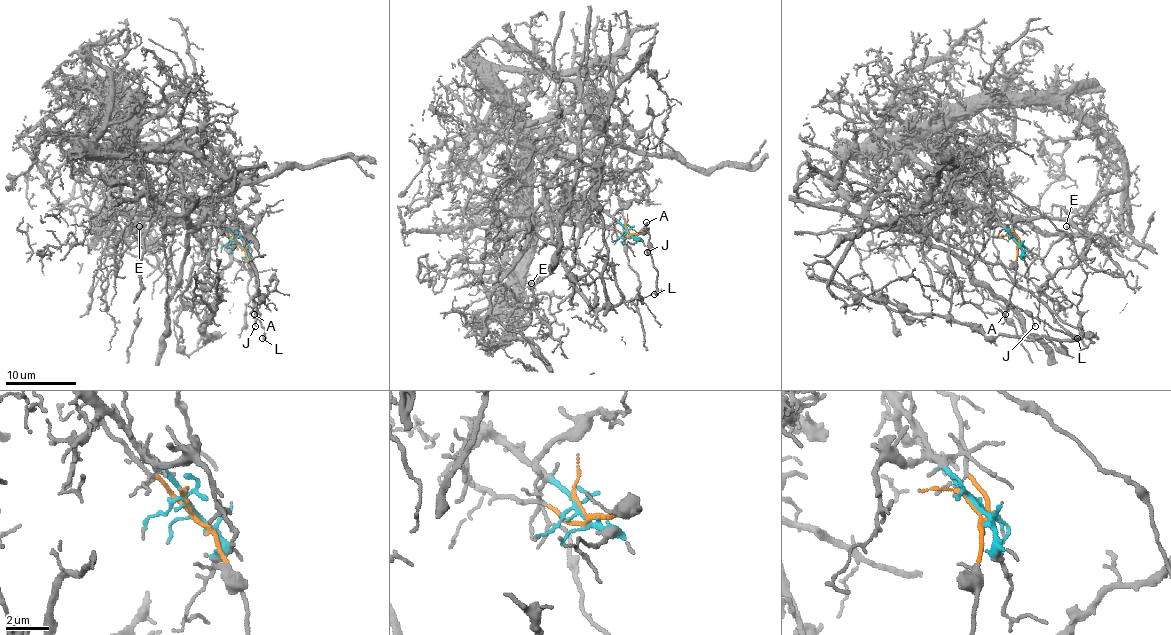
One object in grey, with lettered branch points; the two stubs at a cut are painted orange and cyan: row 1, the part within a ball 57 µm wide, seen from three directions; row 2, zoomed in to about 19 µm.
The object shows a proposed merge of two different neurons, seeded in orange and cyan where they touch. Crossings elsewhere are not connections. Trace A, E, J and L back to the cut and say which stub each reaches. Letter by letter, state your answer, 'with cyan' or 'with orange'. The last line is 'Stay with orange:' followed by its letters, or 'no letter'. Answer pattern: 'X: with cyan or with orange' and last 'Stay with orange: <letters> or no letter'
A: with orange
E: with cyan
J: with orange
L: with orange
Stay with orange: A, J, L

